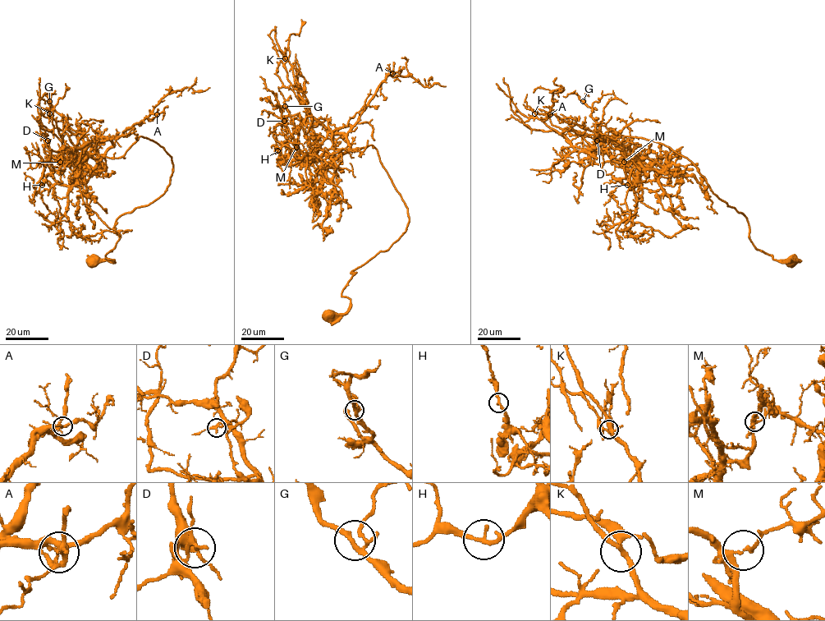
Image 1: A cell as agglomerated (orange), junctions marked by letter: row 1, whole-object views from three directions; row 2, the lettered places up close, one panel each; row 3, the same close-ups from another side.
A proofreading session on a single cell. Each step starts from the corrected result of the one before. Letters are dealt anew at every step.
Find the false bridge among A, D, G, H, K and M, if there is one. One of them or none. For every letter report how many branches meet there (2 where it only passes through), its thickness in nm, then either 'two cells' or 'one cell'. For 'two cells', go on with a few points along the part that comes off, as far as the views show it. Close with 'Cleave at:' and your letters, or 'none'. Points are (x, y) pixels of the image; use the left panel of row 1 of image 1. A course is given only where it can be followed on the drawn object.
A: branches 3; calibre 180 nm; one cell
D: branches 3; calibre 170 nm; one cell
G: branches 3; calibre 220 nm; one cell
H: branches 3; calibre 170 nm; one cell
K: branches 3; calibre 200 nm; one cell
M: branches 3; calibre 170 nm; two cells; course (61, 161), (61, 154), (93, 140), (119, 137), (175, 91), (209, 87)
Cleave at: M

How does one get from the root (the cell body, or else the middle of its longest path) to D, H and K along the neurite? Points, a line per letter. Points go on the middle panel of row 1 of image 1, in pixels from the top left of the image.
D: (329, 318), (347, 311), (350, 273), (402, 235), (408, 210), (375, 148), (329, 149), (307, 165), (284, 121)
H: (329, 318), (347, 311), (350, 273), (402, 235), (408, 210), (371, 145), (313, 160), (286, 162), (277, 150)
K: (329, 318), (347, 311), (350, 273), (386, 250), (409, 216), (375, 148), (324, 151), (314, 141), (285, 58)

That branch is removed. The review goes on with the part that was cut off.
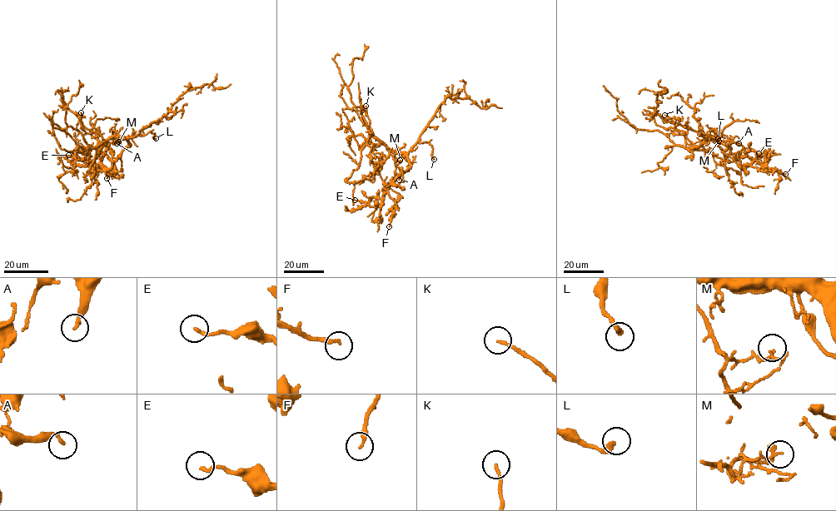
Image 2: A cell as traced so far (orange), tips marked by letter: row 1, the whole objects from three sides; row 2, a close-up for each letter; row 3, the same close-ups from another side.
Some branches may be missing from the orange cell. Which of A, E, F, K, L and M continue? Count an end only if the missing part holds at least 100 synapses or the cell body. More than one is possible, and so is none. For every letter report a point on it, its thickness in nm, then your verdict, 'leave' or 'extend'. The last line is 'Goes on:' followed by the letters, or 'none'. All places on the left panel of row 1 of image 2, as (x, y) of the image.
A: at (116, 143); 170 nm thick; leave
E: at (68, 155); 180 nm thick; leave
F: at (106, 178); 200 nm thick; leave
K: at (81, 112); 140 nm thick; leave
L: at (156, 138); 240 nm thick; extend
M: at (118, 141); 110 nm thick; leave
Goes on: L

